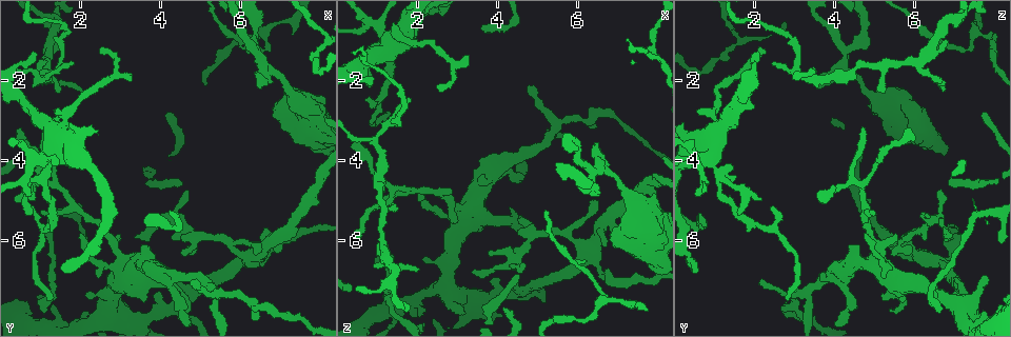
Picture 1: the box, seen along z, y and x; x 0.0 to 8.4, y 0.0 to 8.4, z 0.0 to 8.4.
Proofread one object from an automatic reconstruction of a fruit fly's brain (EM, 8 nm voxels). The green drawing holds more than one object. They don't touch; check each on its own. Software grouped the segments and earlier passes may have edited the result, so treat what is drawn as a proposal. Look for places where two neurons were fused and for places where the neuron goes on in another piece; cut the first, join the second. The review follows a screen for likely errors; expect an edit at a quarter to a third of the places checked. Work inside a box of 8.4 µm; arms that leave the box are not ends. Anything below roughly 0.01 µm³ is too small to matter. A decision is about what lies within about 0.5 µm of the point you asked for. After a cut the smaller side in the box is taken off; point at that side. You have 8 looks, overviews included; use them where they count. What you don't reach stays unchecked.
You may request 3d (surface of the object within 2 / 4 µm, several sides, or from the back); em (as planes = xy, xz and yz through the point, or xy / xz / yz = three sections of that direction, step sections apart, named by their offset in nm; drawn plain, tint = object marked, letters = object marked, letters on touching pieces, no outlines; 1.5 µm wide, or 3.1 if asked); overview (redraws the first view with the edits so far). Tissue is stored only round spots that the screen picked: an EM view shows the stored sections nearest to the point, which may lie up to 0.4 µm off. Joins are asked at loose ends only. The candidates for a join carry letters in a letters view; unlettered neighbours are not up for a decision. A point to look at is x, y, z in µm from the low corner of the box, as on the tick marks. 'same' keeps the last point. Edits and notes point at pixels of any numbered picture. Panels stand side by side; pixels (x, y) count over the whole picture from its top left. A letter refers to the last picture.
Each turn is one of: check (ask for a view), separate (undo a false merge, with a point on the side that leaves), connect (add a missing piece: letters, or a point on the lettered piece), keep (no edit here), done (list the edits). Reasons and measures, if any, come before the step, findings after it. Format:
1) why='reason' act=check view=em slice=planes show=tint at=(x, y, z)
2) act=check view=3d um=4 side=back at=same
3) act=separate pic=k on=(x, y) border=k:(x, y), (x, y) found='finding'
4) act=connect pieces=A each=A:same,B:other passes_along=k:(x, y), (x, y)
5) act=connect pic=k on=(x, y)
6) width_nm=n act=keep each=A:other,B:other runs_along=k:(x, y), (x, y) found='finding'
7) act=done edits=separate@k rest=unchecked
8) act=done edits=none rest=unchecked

why='thin end' act=check view=em slice=planes show=letters at=(2.45, 1.25, 2.15)

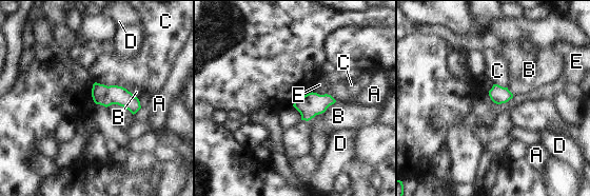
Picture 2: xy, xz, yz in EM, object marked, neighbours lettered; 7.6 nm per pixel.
width_nm=160 act=keep each=A:other,B:other,C:other,D:other,E:other found='no lettered piece goes on from it'

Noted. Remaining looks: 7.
act=check view=3d um=4 at=(6.40, 1.35, 4.20)

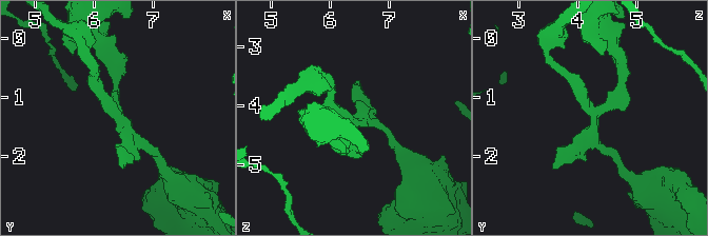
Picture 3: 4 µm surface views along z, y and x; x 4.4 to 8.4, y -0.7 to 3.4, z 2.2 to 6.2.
why='need the tissue' act=check view=em slice=yz step=4 show=tint at=(6.40, 1.30, 4.25)

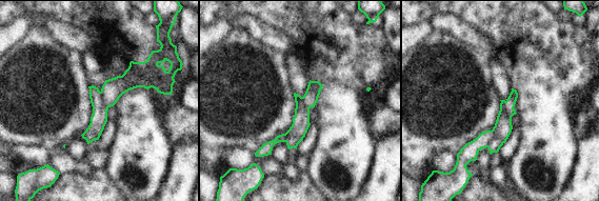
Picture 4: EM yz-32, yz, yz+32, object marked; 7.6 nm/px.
why='another direction' act=check view=em slice=planes show=letters at=same

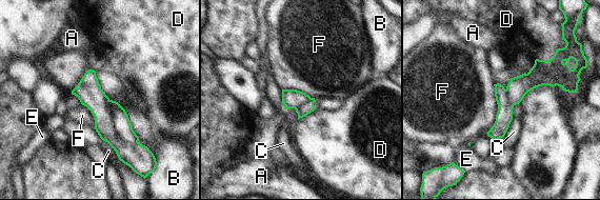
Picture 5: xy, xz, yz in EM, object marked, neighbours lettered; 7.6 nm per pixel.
act=separate pic=5 on=(124, 127) each=A:other,B:other,C:other,D:other,E:other,F:other border=5:(108, 100), (118, 134), (133, 144) found='a second neuron is stuck on'

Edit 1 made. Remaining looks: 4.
why='abrupt turn' act=check view=em slice=planes show=letters at=(6.65, 0.80, 7.50)

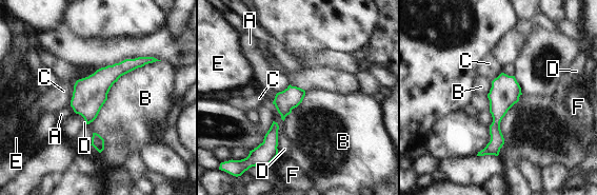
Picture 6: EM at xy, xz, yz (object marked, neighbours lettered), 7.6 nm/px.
act=keep each=A:other,B:other,C:other,D:other,E:other,F:other runs_along=6:(147, 60), (112, 73), (76, 109) found='continuous, no second neuron'

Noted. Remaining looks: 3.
act=done edits=separate@5 rest=unchecked

